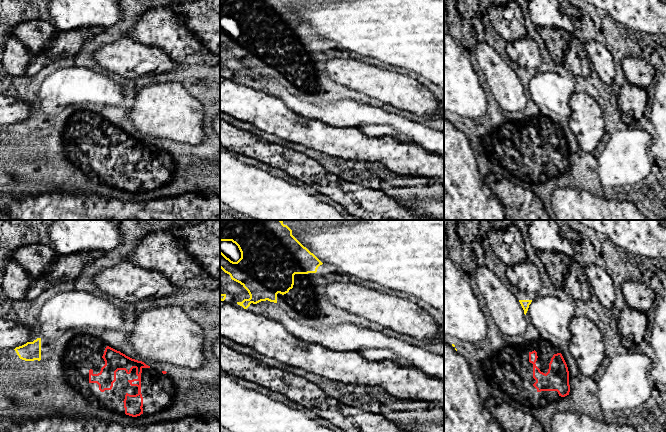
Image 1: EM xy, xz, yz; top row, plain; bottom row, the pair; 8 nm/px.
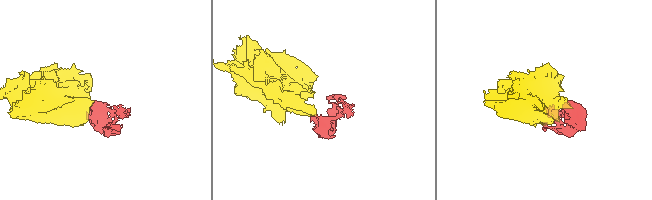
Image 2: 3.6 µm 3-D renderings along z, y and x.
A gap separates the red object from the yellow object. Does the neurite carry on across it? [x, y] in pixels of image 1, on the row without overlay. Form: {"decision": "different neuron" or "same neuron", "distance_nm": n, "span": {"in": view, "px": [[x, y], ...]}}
{"decision": "same neuron", "distance_nm": 300, "span": {"in": "yz", "px": [[534, 126], [525, 90]]}}

